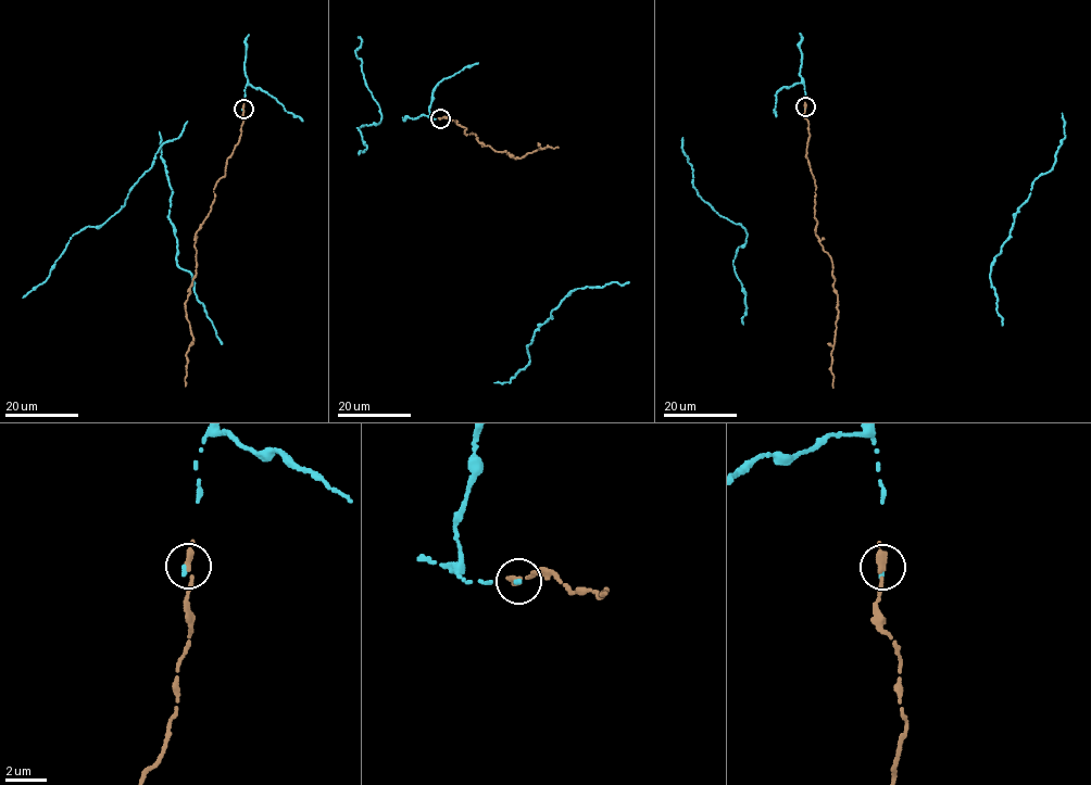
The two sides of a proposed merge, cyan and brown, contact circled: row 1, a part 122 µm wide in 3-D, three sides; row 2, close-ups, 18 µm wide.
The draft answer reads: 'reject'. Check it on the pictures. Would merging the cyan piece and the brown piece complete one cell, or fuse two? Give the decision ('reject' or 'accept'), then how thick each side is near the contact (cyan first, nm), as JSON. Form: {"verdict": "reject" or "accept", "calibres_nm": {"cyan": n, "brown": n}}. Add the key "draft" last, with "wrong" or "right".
{"verdict": "accept", "calibres_nm": {"cyan": 220, "brown": 400}, "draft": "wrong"}

